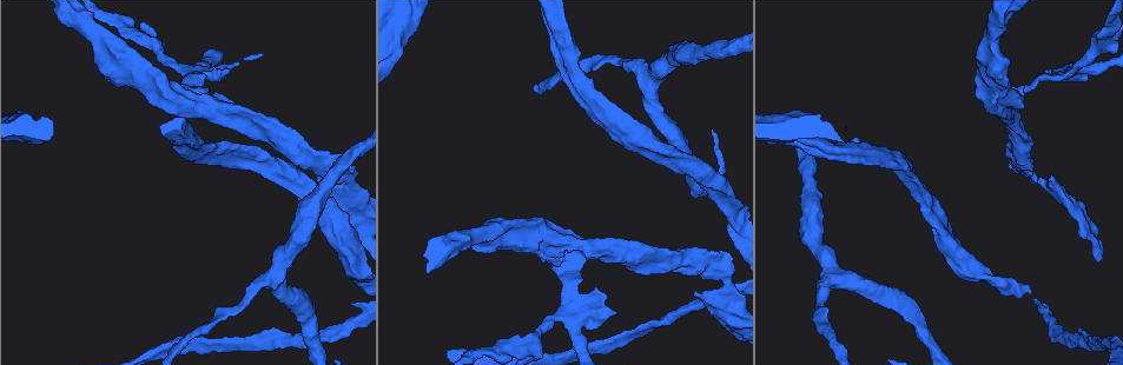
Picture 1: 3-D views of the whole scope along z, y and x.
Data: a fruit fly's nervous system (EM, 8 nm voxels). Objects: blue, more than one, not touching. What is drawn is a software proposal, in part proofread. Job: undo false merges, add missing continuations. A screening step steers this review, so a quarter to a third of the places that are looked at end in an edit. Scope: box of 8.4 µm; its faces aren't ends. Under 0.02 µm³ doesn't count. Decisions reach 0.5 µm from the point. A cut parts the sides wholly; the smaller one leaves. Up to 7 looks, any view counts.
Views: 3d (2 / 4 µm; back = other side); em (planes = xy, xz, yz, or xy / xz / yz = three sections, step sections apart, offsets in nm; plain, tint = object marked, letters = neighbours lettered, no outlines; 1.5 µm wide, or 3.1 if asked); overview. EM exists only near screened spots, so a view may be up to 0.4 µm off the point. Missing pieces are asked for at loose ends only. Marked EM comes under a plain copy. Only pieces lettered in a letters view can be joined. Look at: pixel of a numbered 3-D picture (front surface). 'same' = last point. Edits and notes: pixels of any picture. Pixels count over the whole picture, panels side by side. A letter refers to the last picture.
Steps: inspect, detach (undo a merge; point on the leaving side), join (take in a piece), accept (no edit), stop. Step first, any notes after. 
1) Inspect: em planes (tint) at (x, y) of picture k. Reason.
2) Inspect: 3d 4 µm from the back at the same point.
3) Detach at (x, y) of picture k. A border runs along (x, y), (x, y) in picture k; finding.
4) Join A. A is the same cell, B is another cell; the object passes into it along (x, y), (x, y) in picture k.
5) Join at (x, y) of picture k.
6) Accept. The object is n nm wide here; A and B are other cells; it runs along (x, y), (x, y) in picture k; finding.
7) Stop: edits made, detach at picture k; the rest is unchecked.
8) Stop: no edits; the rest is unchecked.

Inspect: em planes (letters) at (545, 233) of picture 1.

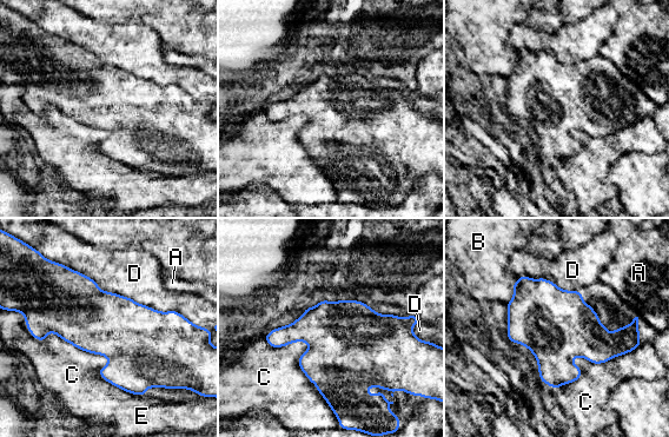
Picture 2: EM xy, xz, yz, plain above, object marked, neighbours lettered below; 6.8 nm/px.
Accept. The object is 440 nm wide here; A, B, C, D and E are other cells; one cell here.

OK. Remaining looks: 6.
Inspect: em planes (letters) at (318, 178) of picture 1. Free end.

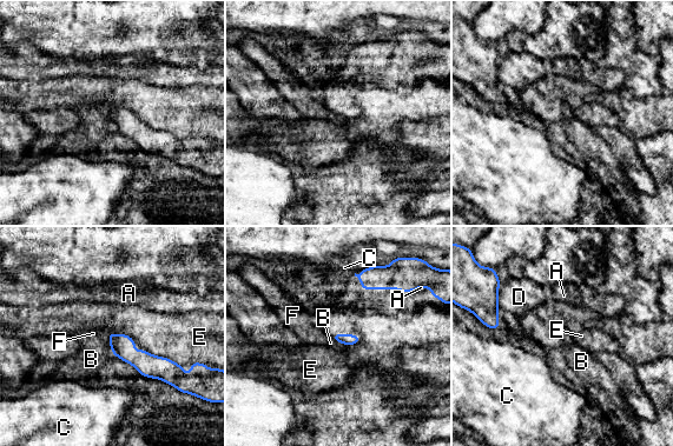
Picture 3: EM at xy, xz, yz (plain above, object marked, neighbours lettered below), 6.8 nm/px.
Accept. A, B, C, D, E and F are other cells; a border runs along (107, 333), (112, 353) in picture 3; no lettered piece goes on from it.

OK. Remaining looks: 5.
Inspect: em planes (tint) at (823, 299) of picture 1. Calibre changes.

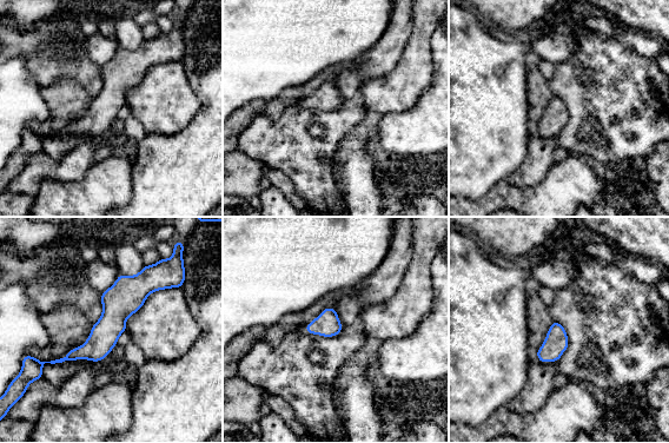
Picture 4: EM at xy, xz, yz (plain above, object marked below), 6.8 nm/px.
Inspect: em planes (letters) at the same point.

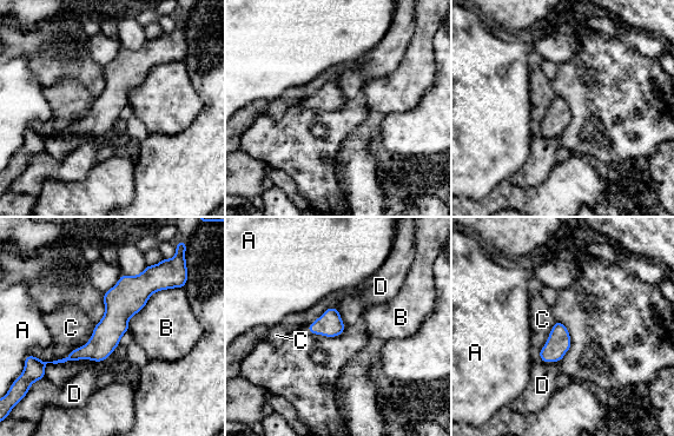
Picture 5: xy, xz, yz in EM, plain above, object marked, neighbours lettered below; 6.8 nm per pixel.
Accept. A, B, C and D are other cells; a border runs along (182, 286), (157, 290), (129, 329) in picture 5; one cell here.

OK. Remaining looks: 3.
Stop: no edits; the rest is unchecked.

